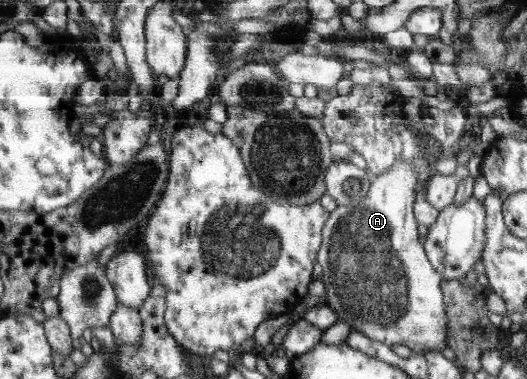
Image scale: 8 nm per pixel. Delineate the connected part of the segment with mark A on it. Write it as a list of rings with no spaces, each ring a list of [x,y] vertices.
[[[401,161],[387,173],[371,180],[368,193],[349,205],[341,205],[331,213],[323,230],[324,242],[318,254],[322,267],[322,281],[328,304],[340,320],[353,326],[353,330],[390,346],[404,344],[414,354],[443,352],[449,347],[450,316],[445,305],[442,283],[444,277],[436,270],[421,244],[419,222],[414,213],[419,171],[411,161]]]

